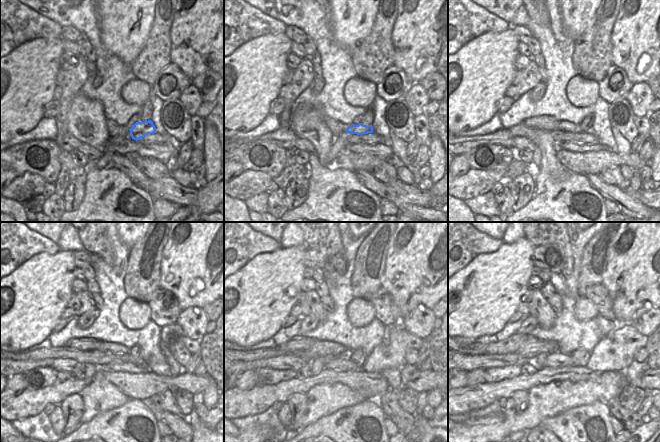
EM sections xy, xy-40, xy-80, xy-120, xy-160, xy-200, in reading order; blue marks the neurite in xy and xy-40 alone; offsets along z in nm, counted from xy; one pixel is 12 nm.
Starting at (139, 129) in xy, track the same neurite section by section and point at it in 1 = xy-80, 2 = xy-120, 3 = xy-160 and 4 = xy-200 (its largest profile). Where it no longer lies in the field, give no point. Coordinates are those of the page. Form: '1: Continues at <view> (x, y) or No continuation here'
1: Continues at xy-80 (563, 125)
2: Continues at xy-120 (105, 347)
3: Continues at xy-160 (320, 348)
4: Continues at xy-200 (531, 347)

